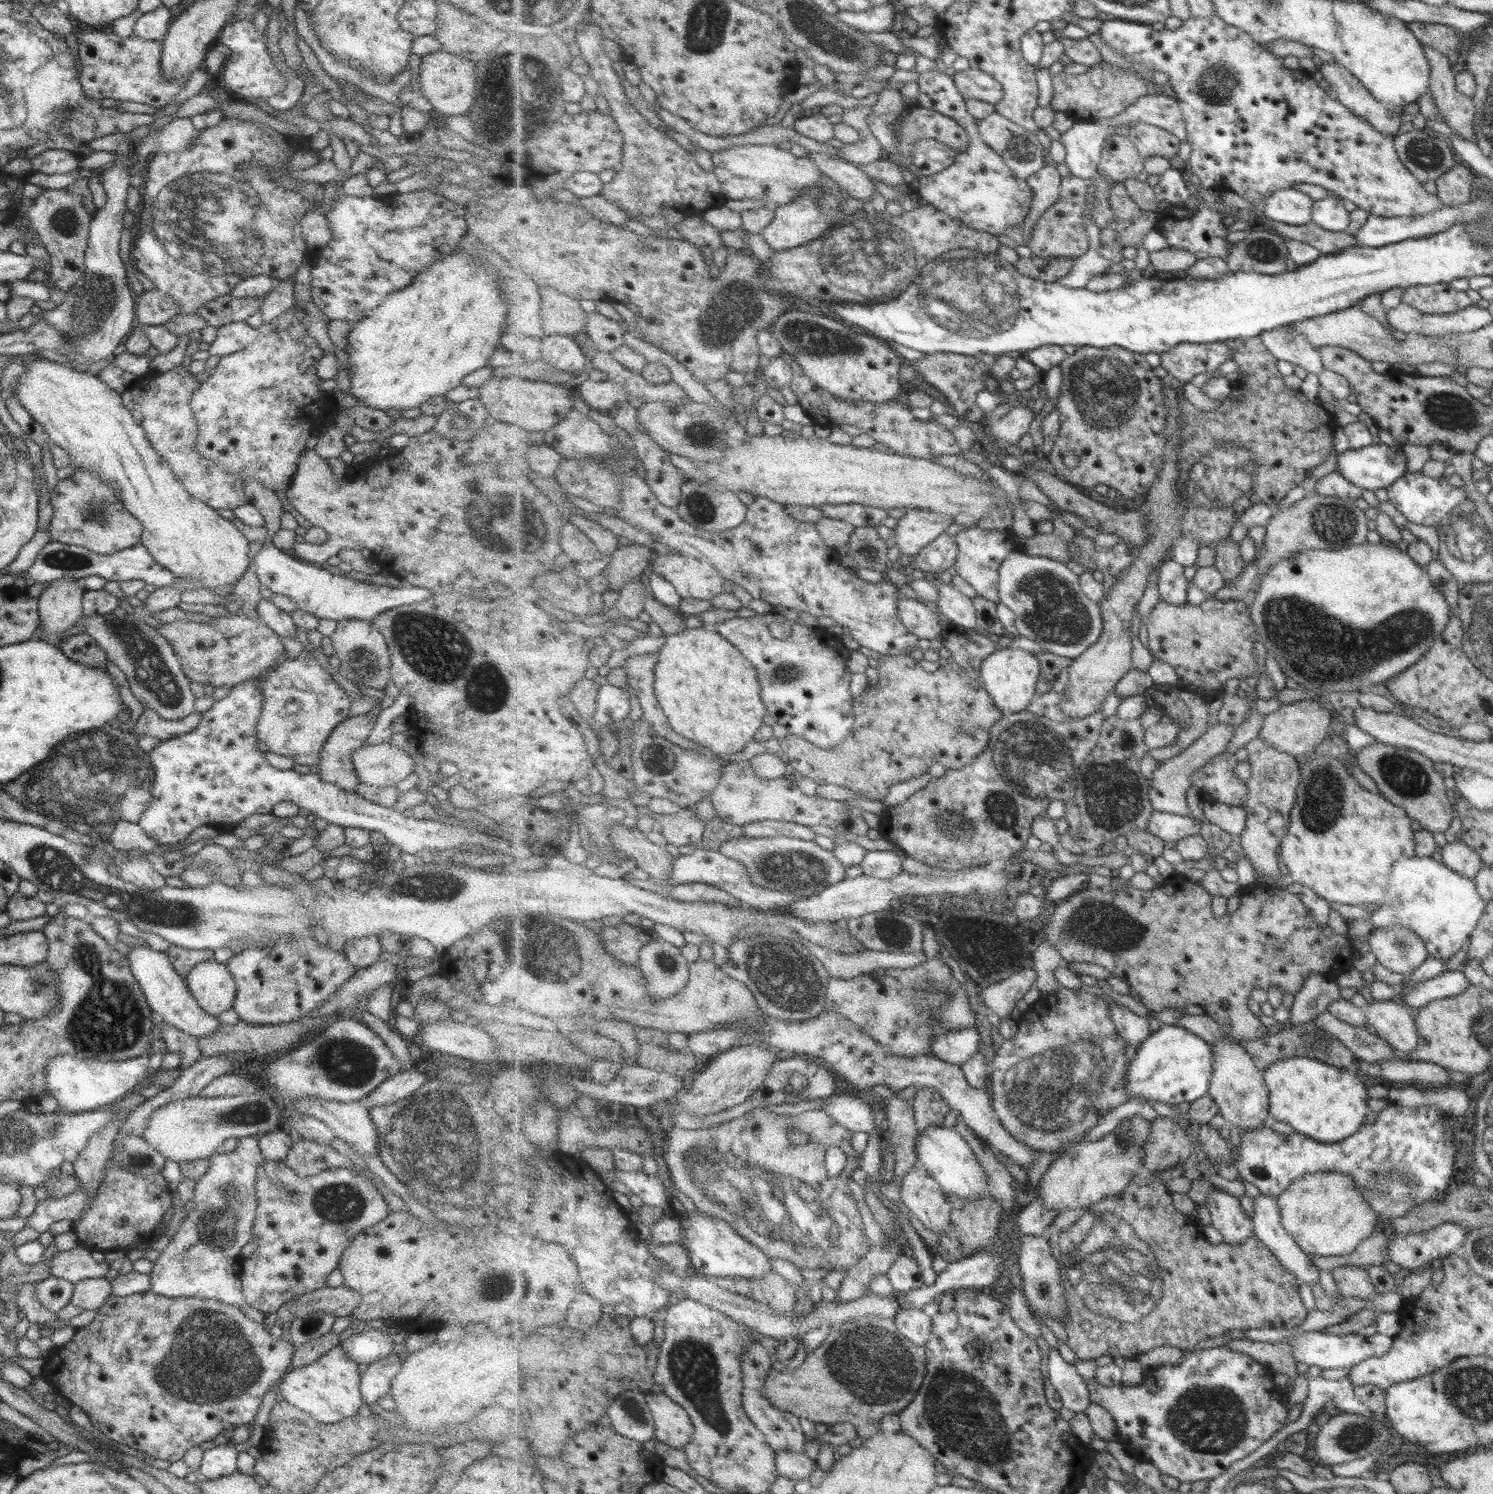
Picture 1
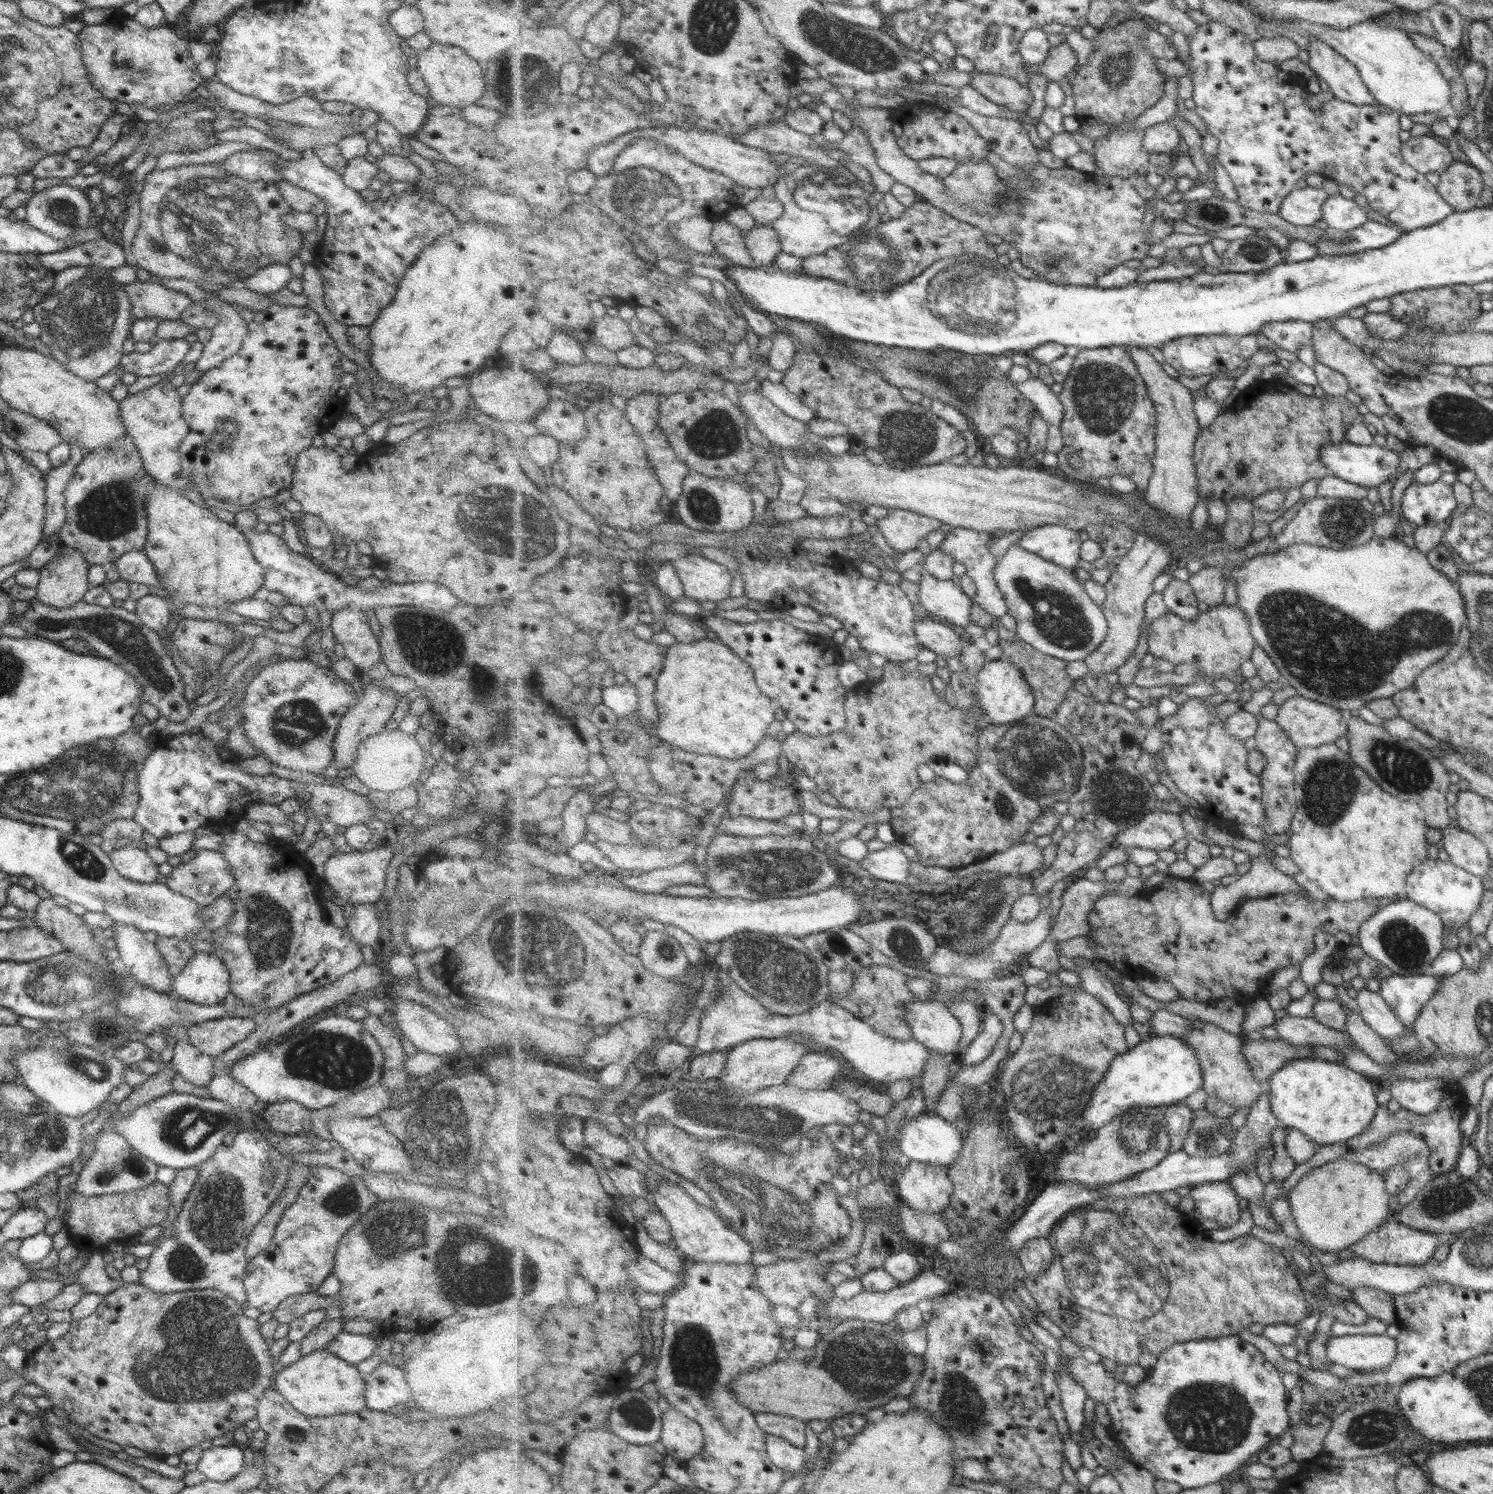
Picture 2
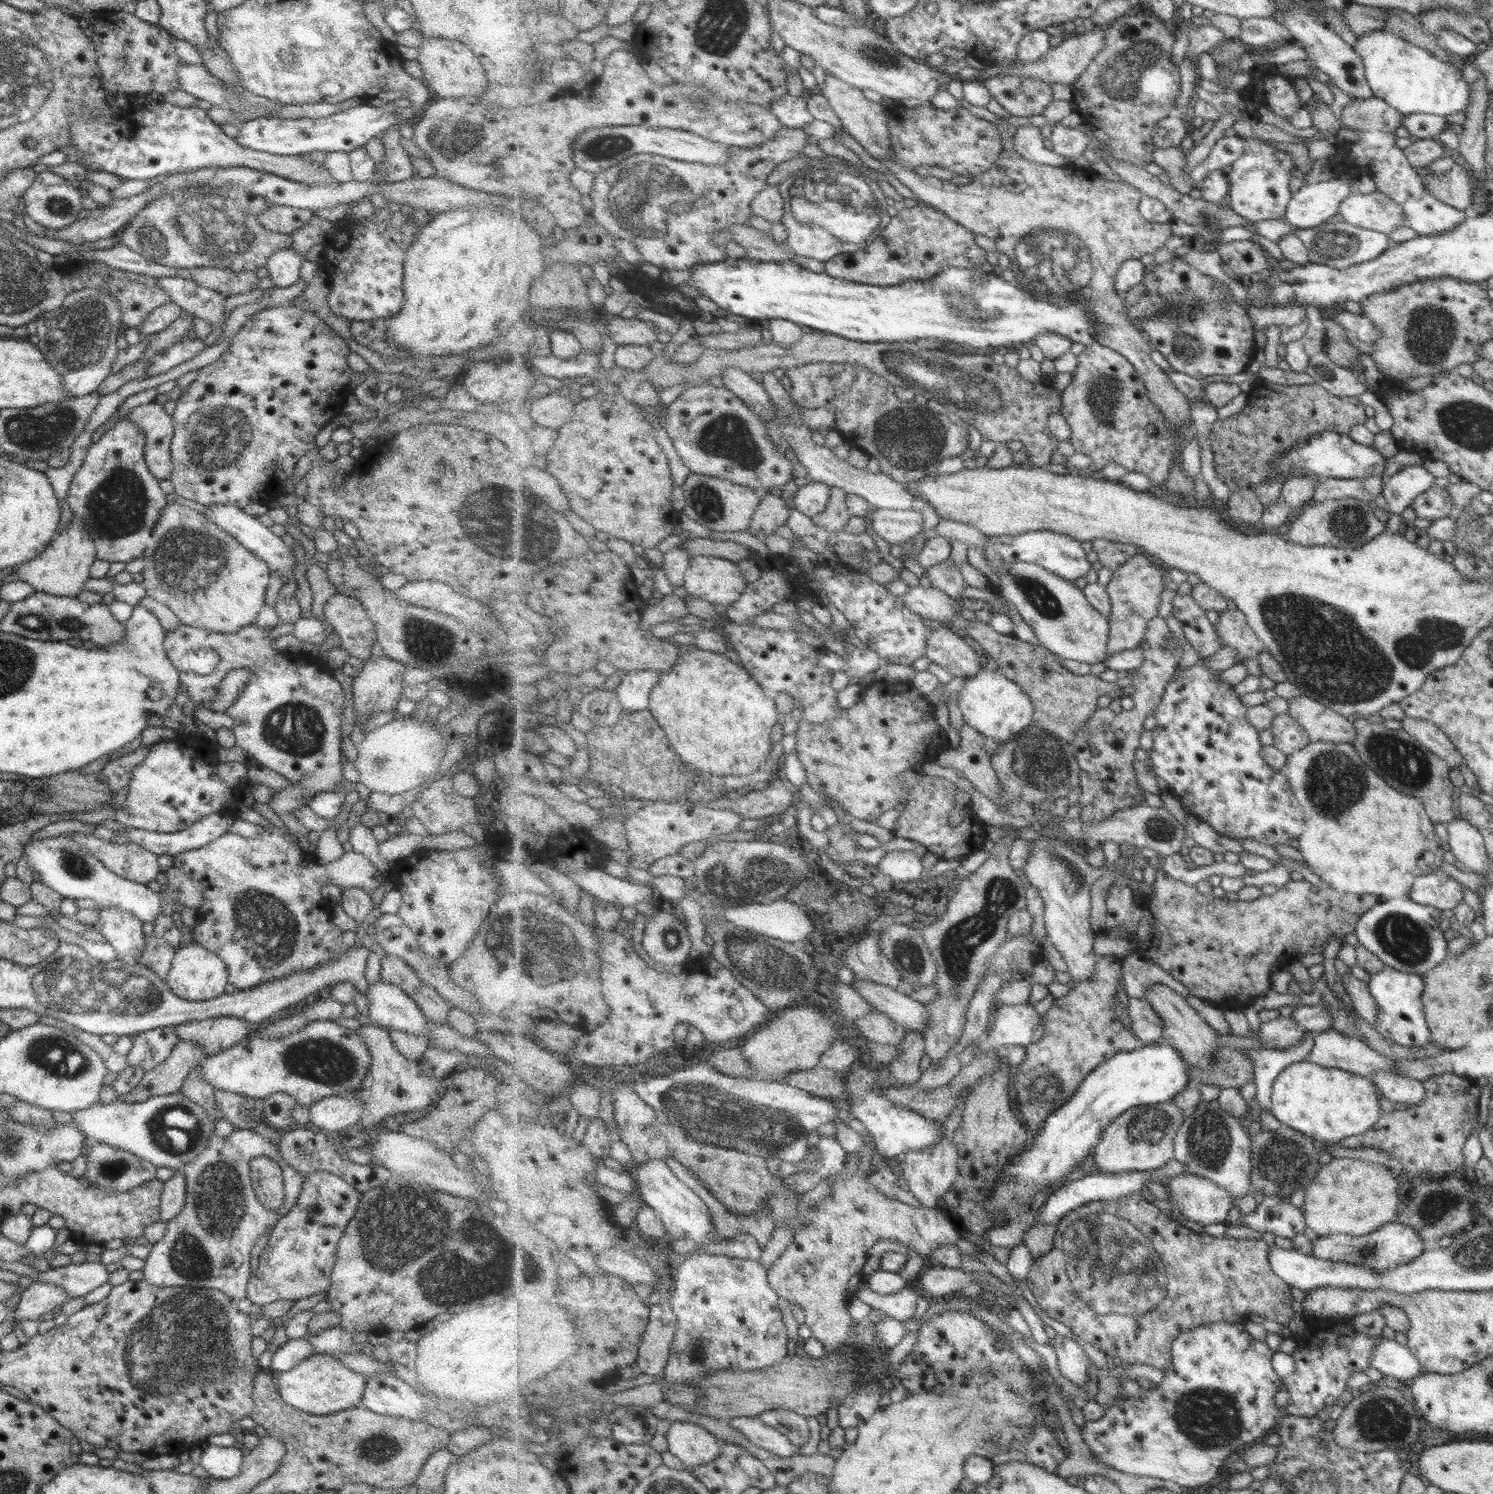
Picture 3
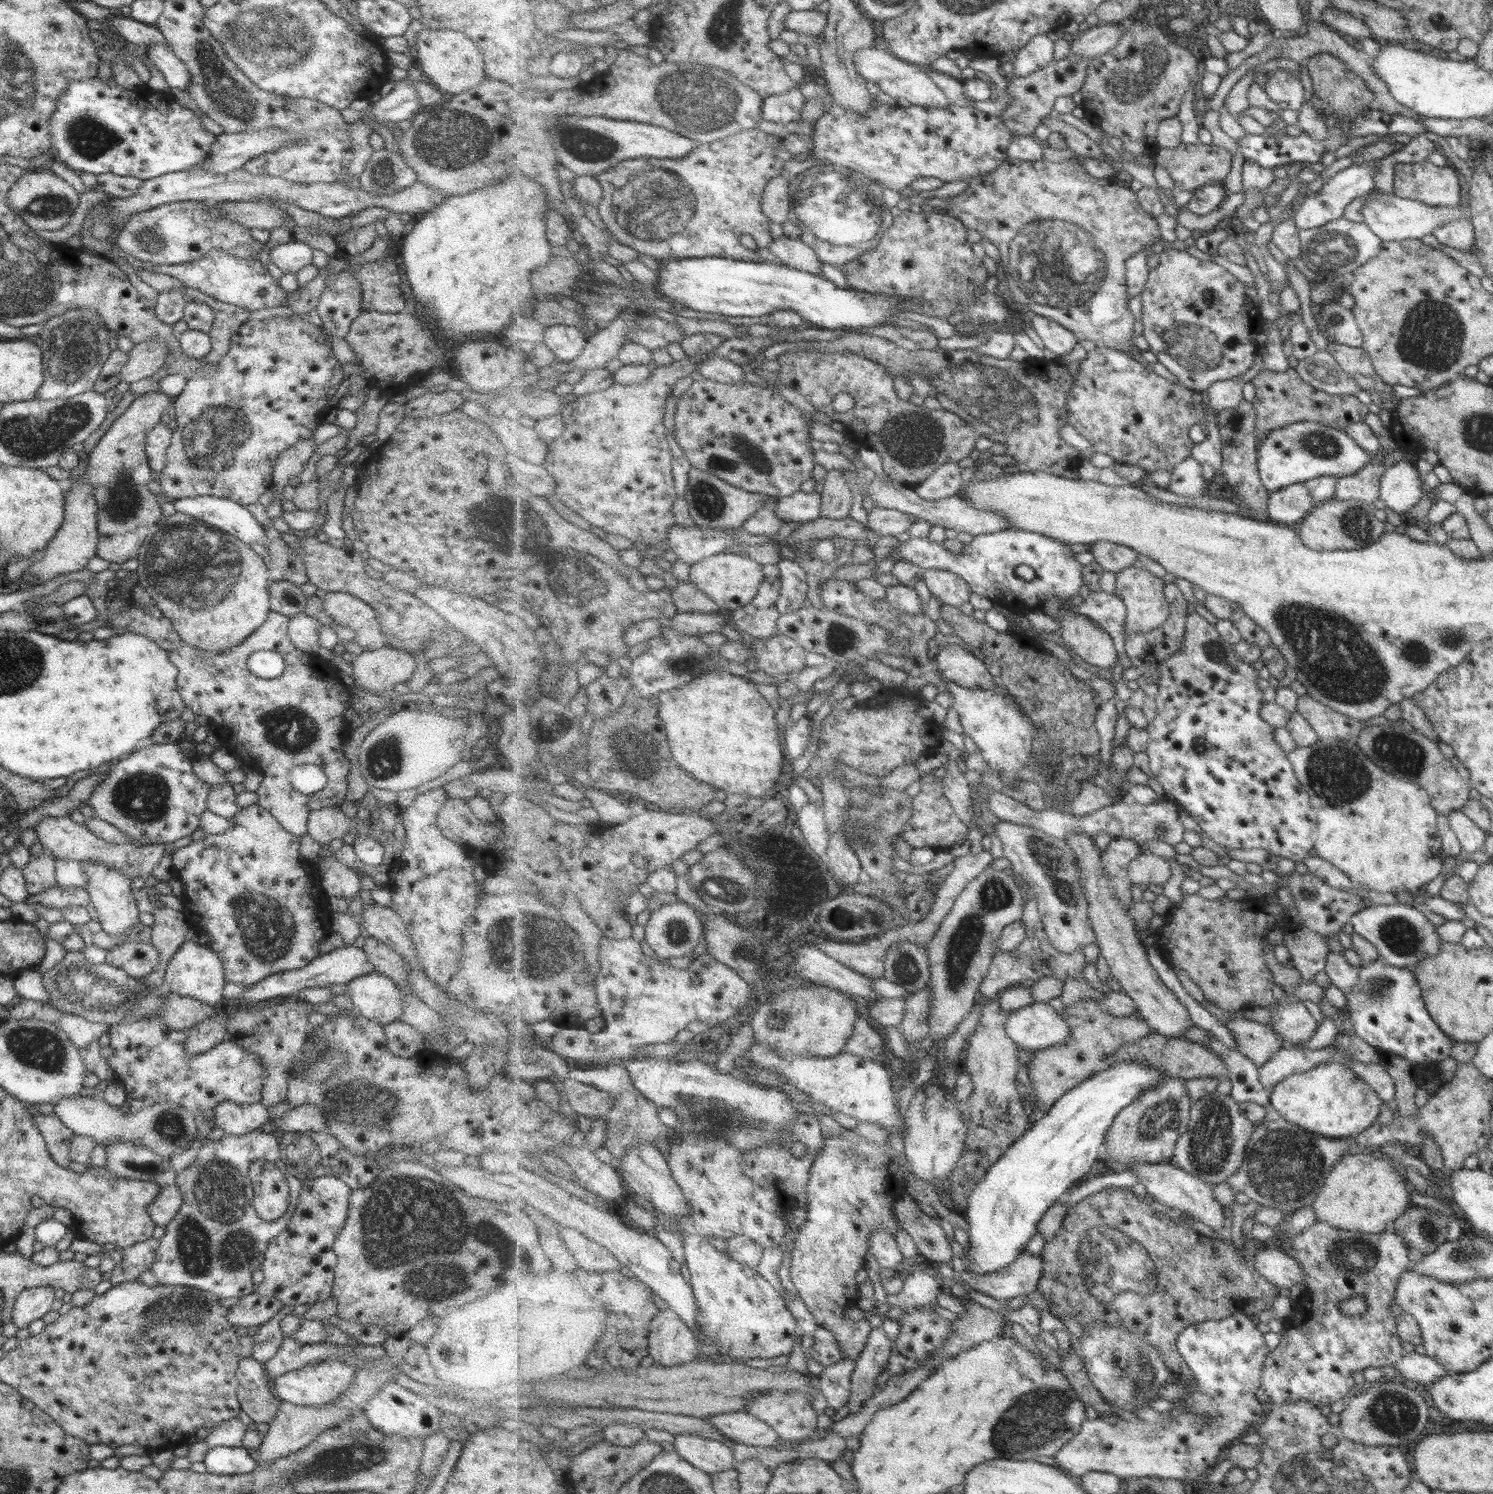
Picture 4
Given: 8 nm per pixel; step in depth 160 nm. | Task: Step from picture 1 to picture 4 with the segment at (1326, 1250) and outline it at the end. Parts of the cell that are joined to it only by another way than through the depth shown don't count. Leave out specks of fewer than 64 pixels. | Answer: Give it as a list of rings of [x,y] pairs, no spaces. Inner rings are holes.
[[[1345,1154],[1336,1161],[1311,1204],[1316,1220],[1340,1230],[1378,1234],[1412,1205],[1403,1178],[1385,1160],[1372,1155]]]

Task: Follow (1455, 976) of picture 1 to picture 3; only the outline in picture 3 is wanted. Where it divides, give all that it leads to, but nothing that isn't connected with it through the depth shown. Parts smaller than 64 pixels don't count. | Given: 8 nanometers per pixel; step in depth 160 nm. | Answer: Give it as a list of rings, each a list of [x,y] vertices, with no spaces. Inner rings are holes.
[[[1384,965],[1382,970],[1370,973],[1369,980],[1368,989],[1378,1007],[1378,1022],[1376,1022],[1376,1026],[1373,1026],[1378,1035],[1402,1046],[1424,1048],[1431,1046],[1430,1030],[1425,1022],[1421,1002],[1424,993],[1424,982],[1421,975],[1408,974]]]

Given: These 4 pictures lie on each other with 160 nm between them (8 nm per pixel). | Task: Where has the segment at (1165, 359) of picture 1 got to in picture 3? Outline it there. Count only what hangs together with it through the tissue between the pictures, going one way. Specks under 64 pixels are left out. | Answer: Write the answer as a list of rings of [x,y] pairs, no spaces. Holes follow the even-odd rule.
[[[1174,257],[1168,262],[1156,264],[1154,270],[1146,275],[1143,284],[1146,293],[1159,294],[1167,298],[1169,304],[1200,306],[1200,310],[1174,310],[1164,316],[1148,318],[1148,322],[1143,323],[1143,330],[1149,334],[1153,348],[1163,353],[1176,371],[1205,380],[1208,376],[1240,374],[1256,360],[1259,347],[1255,323],[1224,281],[1216,281],[1182,257]]]

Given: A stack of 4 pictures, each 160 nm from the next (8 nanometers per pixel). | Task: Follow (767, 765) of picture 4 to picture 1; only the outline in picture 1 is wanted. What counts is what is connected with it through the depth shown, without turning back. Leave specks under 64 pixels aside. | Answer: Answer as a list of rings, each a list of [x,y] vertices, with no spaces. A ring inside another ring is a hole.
[[[711,627],[688,628],[682,634],[666,635],[666,638],[664,649],[657,654],[656,692],[671,725],[682,736],[713,750],[715,754],[729,756],[746,751],[748,743],[756,738],[760,728],[766,724],[764,718],[770,713],[763,699],[763,686],[755,664],[748,660],[735,643]]]

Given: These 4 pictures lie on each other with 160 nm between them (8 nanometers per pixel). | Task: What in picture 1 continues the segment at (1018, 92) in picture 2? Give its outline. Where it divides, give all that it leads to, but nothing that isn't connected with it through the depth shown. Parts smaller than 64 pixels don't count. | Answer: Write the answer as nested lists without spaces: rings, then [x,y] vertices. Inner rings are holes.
[[[970,67],[956,72],[954,78],[965,100],[972,98],[994,105],[1004,101],[1004,86],[984,70]]]

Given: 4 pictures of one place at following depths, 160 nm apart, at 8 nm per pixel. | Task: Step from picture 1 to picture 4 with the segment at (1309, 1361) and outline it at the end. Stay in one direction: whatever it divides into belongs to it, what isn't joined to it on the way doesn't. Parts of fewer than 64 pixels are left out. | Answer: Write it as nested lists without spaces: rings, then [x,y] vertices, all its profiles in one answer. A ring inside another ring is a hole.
[[[1416,1351],[1414,1353],[1405,1352],[1403,1357],[1392,1365],[1399,1370],[1398,1374],[1401,1374],[1408,1380],[1422,1384],[1427,1391],[1433,1385],[1433,1382],[1436,1382],[1441,1376],[1448,1373],[1433,1358]]]

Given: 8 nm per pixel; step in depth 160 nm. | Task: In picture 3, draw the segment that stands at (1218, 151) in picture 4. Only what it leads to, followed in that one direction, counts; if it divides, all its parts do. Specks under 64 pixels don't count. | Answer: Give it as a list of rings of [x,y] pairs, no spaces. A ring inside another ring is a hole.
[[[1181,147],[1157,149],[1154,163],[1166,171],[1170,185],[1184,194],[1190,194],[1196,186],[1190,174],[1184,172],[1188,166],[1188,154]]]

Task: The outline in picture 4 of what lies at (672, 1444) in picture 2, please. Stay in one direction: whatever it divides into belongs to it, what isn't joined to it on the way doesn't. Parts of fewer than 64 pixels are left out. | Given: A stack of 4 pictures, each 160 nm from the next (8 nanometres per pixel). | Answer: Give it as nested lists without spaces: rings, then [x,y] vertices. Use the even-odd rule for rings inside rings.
[[[677,1435],[675,1449],[693,1466],[714,1476],[737,1468],[735,1450],[716,1439],[700,1435]]]

